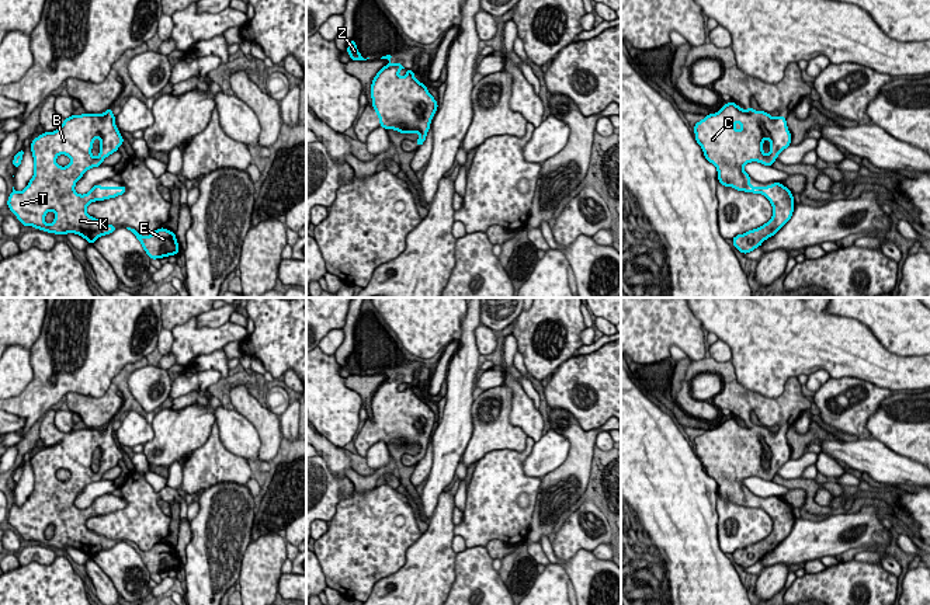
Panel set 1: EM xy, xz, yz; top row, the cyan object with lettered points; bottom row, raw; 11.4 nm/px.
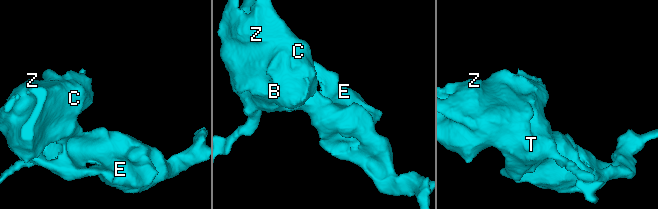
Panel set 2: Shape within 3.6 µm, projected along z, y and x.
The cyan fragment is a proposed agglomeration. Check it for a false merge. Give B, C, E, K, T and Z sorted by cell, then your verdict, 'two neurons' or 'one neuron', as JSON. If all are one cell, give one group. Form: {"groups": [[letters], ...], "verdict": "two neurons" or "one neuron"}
{"groups": [["B", "C", "E", "K", "T", "Z"]], "verdict": "one neuron"}

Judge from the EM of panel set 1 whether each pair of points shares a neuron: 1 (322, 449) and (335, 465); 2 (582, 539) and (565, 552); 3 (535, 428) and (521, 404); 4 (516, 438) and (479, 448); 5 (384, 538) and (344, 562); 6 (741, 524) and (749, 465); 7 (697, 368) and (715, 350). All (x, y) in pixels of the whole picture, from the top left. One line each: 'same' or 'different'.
1: same
2: same
3: same
4: same
5: same
6: different
7: different

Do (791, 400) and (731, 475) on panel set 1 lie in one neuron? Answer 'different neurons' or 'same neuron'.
same neuron

